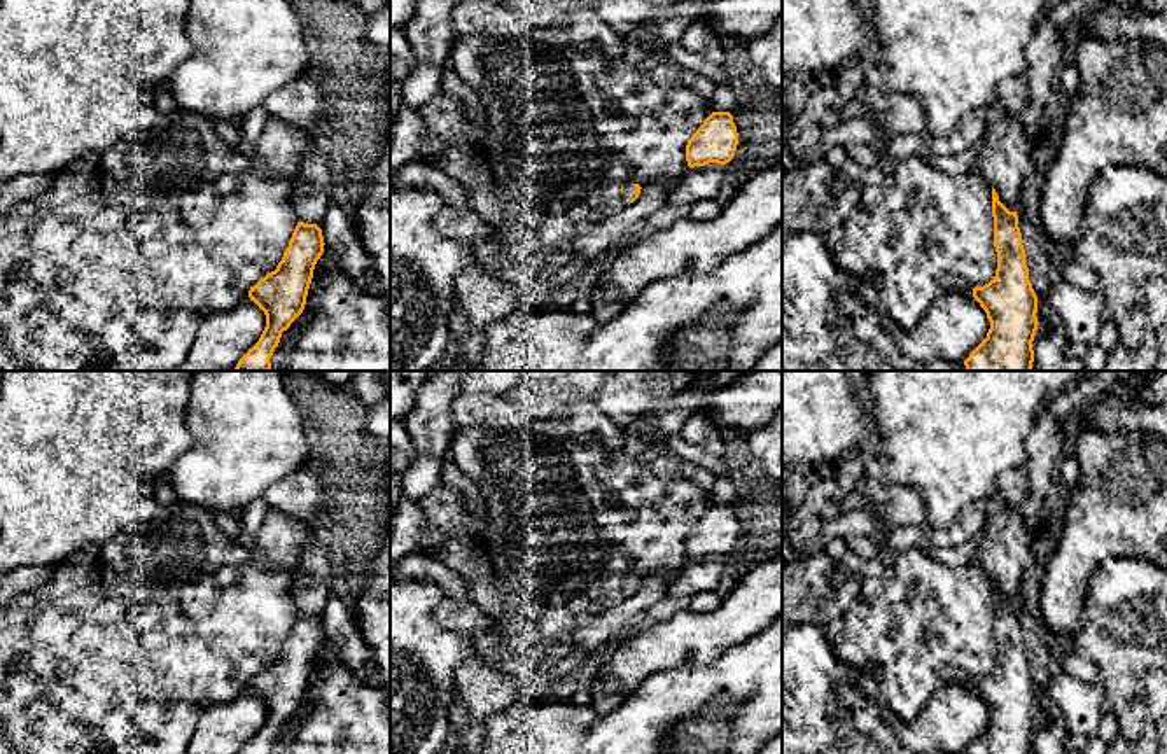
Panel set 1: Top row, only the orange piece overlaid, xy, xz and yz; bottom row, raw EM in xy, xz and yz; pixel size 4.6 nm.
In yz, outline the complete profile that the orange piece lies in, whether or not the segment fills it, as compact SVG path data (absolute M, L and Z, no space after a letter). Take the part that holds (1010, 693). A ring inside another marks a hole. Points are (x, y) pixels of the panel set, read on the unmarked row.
M992 579L996 668L973 681L990 714L987 730L964 754L1034 754L1038 688L1029 672L1017 604L1010 604Z

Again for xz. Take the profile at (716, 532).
M712 504L688 532L686 553L689 560L709 555L726 556L733 551L738 525L730 504Z

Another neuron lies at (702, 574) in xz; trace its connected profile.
M709 555L705 558L688 560L668 584L668 595L674 598L696 593L716 591L717 583L724 577L724 558Z

